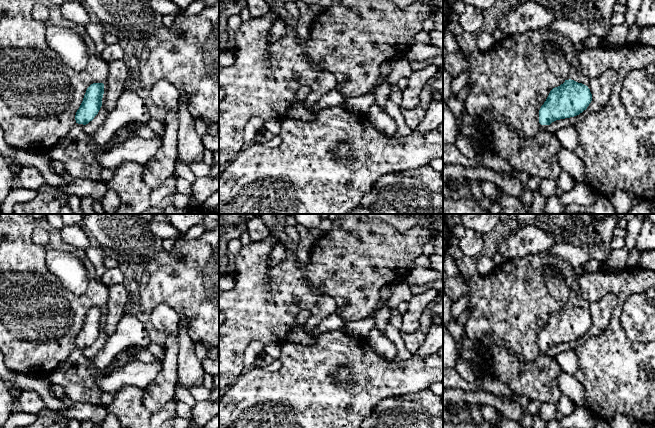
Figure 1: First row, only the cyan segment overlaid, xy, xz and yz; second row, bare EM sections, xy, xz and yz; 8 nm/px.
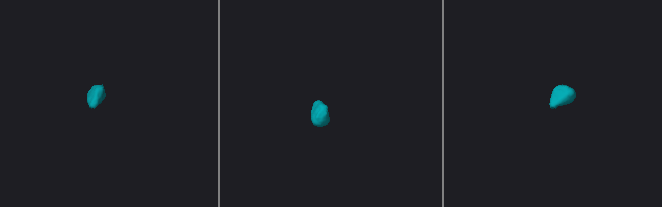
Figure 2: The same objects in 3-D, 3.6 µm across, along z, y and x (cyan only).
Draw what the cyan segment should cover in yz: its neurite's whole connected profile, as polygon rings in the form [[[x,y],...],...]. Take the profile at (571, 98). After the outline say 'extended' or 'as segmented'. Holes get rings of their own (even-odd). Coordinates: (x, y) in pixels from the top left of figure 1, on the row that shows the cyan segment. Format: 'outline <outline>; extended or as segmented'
outline [[[571,79],[565,80],[550,91],[541,106],[541,130],[535,137],[524,137],[501,119],[486,116],[480,118],[484,124],[484,137],[480,140],[515,170],[529,177],[556,181],[562,171],[558,162],[558,152],[562,146],[547,128],[556,120],[579,115],[591,101],[592,94],[588,86]]]; extended

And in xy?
outline [[[93,83],[87,88],[75,115],[76,125],[65,139],[49,152],[49,156],[60,162],[73,179],[99,181],[104,169],[96,160],[96,154],[107,152],[108,146],[99,145],[84,131],[84,126],[98,114],[103,94],[103,83]]]; extended

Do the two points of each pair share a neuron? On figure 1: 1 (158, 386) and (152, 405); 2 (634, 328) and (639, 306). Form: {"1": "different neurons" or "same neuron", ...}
{"1": "same neuron", "2": "same neuron"}

